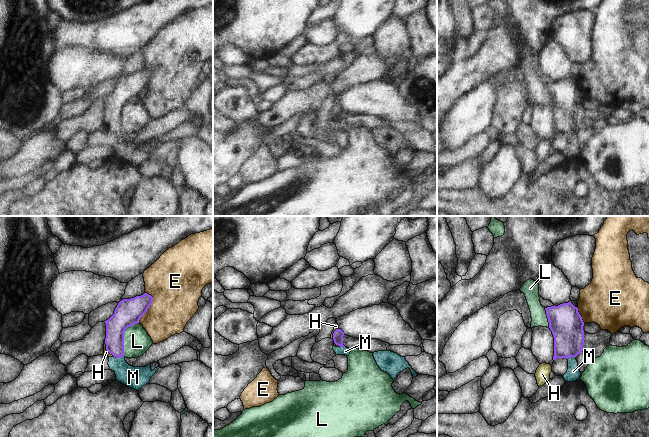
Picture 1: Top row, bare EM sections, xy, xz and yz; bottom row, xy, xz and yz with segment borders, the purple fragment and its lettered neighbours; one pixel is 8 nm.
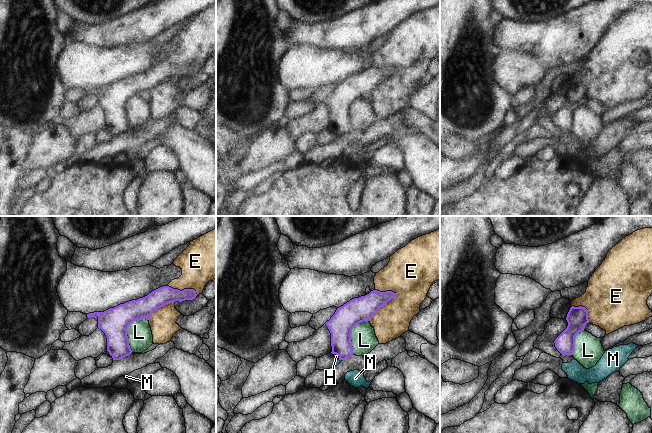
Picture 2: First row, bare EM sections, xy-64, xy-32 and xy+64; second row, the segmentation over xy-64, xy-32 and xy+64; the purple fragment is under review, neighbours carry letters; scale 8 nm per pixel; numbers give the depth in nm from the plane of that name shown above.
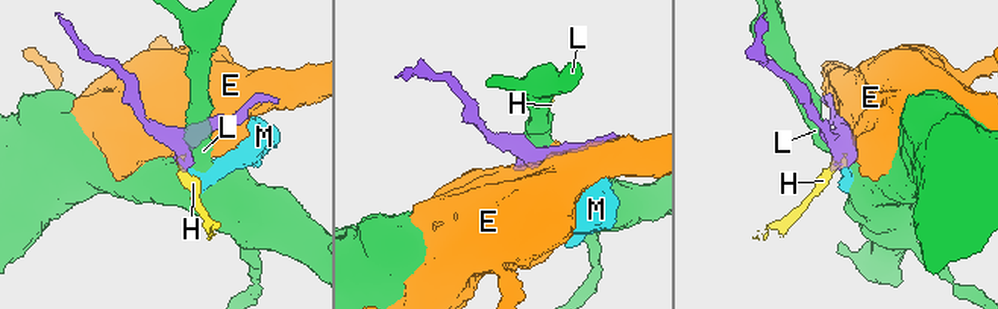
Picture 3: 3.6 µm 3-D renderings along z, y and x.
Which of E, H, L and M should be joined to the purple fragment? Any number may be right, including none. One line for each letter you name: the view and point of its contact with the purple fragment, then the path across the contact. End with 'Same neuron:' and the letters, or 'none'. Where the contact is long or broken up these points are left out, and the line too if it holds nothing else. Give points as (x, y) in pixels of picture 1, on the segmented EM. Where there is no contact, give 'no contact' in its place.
H: meets purple in xy at (106, 349); runs through xy (116, 325), (114, 341), (106, 349), (106, 352)
Same neuron: H

